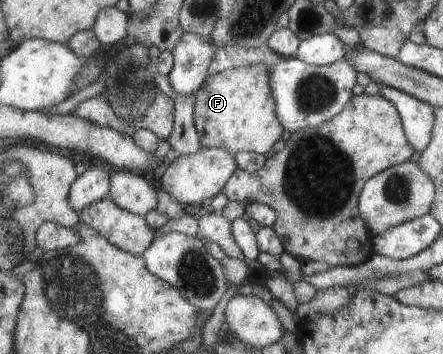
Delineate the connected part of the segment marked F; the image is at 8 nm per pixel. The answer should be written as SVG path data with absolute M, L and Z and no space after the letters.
M248 64L224 70L214 76L209 75L195 95L194 126L198 132L201 147L222 148L232 154L248 151L266 155L268 150L278 142L278 138L284 134L283 124L280 124L279 118L276 116L271 82L268 80L268 72L266 72L264 64Z

